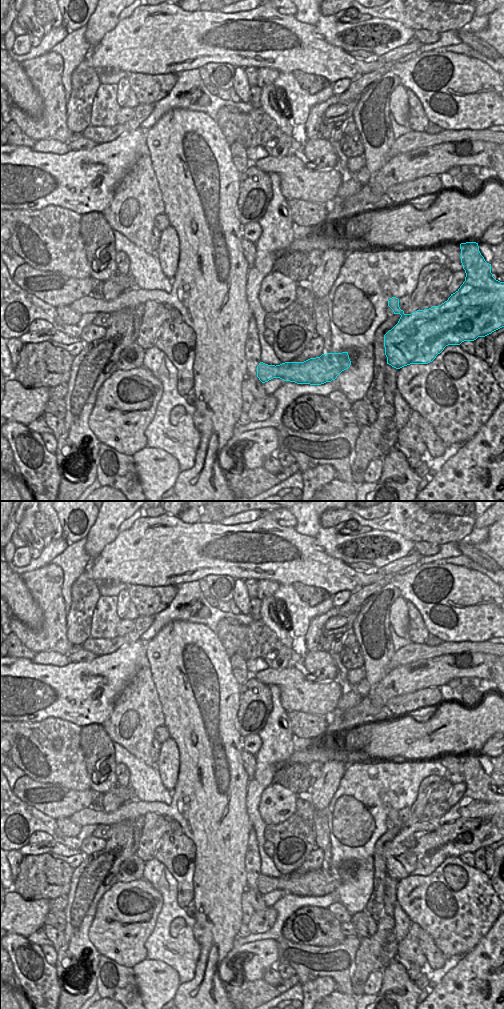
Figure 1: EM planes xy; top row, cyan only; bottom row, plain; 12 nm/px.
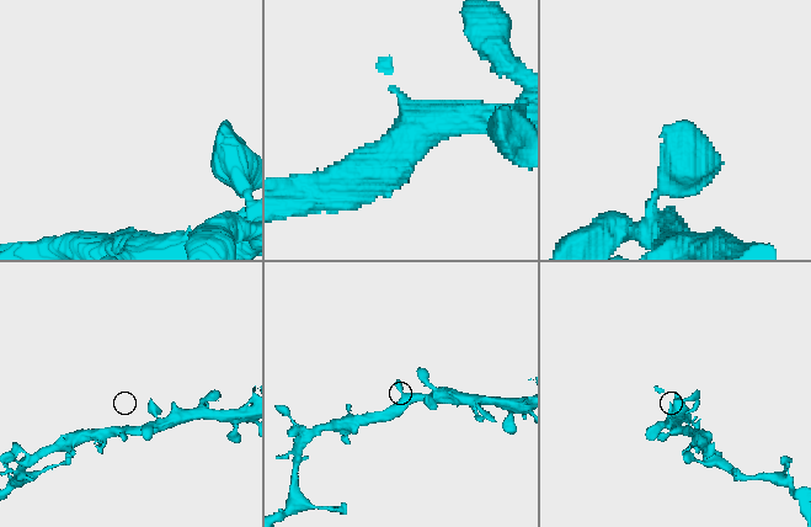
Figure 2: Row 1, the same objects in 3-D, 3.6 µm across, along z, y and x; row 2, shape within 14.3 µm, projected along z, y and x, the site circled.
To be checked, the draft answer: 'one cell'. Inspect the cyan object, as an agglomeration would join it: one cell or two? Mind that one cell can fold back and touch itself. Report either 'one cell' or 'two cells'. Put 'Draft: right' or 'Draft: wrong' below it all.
one cell
Draft: right

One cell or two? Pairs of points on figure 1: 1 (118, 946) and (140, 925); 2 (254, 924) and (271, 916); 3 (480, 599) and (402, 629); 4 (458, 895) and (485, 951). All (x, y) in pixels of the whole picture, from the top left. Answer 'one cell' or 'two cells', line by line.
1: one cell
2: one cell
3: two cells
4: two cells

